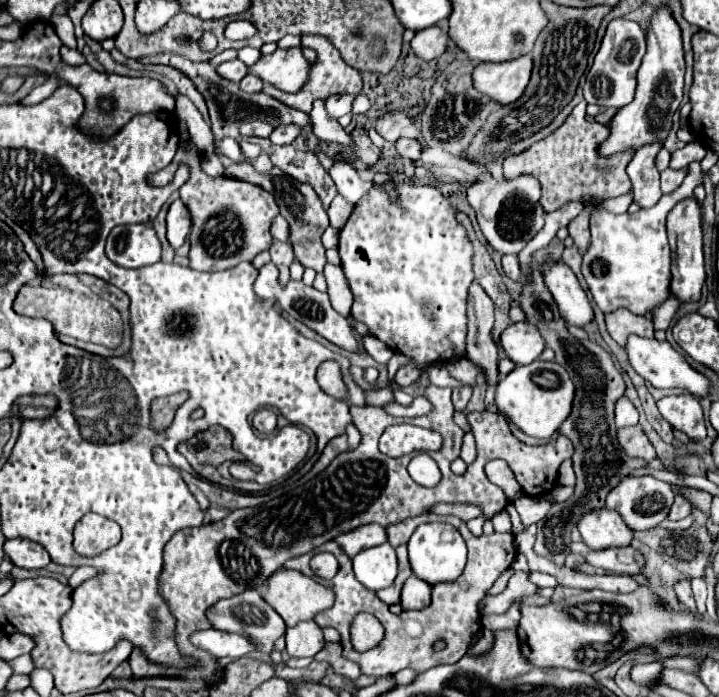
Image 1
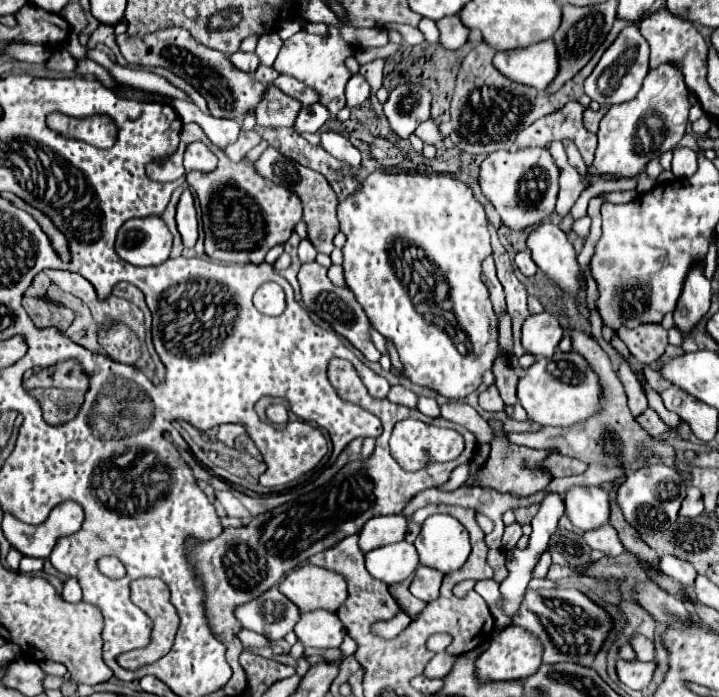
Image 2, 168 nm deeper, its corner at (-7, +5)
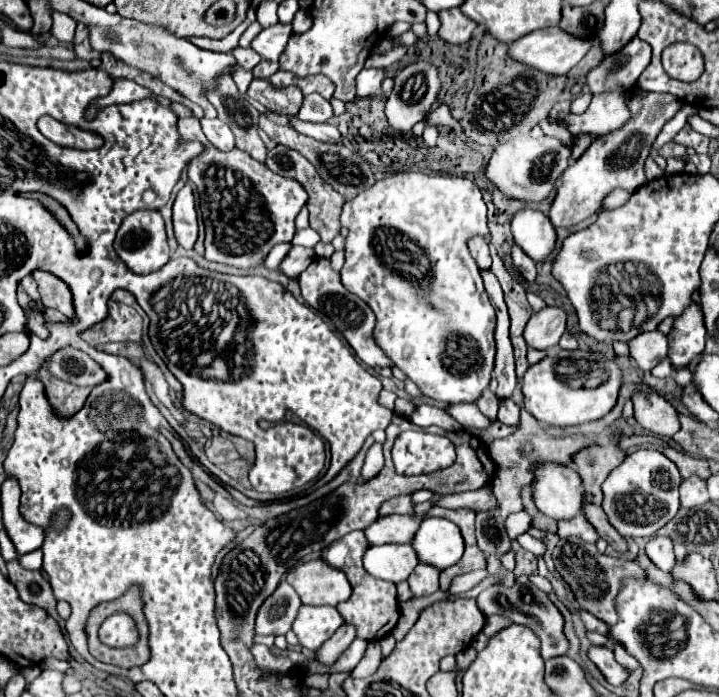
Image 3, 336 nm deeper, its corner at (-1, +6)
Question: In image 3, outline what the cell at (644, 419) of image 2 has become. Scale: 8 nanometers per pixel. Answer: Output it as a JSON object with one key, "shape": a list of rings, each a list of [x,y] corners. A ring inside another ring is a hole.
{"shape":[[[633,396],[635,404],[635,420],[649,432],[661,436],[661,438],[671,438],[679,430],[679,420],[677,420],[677,410],[663,398],[659,396]]]}

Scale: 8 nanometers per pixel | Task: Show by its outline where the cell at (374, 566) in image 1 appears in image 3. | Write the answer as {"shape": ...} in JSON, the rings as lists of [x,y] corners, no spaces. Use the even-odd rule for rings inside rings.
{"shape":[[[411,544],[371,546],[363,556],[363,566],[371,576],[393,584],[407,580],[417,564],[419,560]]]}

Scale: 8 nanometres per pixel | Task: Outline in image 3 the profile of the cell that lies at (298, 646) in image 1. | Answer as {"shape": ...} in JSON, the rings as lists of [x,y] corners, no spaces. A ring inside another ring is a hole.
{"shape":[[[301,606],[293,622],[293,632],[303,648],[317,652],[319,646],[323,646],[323,642],[327,642],[341,624],[343,618],[333,606]]]}

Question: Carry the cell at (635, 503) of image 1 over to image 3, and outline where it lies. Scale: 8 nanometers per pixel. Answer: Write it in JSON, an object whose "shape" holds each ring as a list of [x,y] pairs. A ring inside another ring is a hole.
{"shape":[[[639,448],[629,454],[623,464],[619,464],[605,480],[603,510],[621,536],[655,536],[657,530],[661,530],[679,510],[679,484],[679,470],[663,452],[653,448]]]}

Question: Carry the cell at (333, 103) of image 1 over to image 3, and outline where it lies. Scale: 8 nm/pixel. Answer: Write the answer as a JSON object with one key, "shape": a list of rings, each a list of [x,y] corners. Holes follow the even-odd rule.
{"shape":[[[361,70],[357,74],[357,98],[365,96],[379,96],[381,94],[381,80],[383,80],[383,70]]]}

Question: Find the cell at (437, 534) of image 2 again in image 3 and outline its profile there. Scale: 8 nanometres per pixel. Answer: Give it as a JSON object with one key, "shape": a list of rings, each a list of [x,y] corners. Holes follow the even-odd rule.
{"shape":[[[425,518],[411,542],[419,560],[445,570],[463,556],[463,538],[459,528],[445,518]]]}

